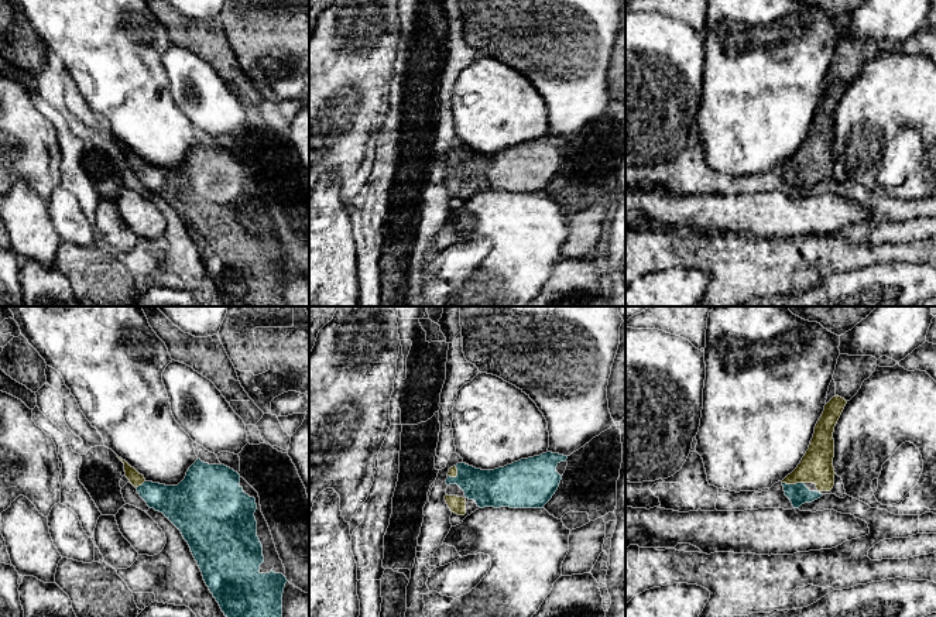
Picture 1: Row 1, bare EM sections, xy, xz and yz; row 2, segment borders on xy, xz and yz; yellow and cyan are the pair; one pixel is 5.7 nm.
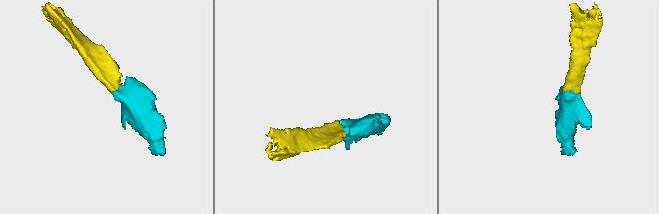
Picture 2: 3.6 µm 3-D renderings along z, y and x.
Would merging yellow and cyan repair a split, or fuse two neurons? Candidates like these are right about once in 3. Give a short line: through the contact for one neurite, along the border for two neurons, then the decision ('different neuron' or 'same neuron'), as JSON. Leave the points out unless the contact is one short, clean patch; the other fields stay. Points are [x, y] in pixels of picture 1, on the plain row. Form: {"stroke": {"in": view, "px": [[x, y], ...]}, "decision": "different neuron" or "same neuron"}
{"stroke": {"in": "yz", "px": [[816, 150], [805, 156], [794, 167], [798, 177]]}, "decision": "same neuron"}

